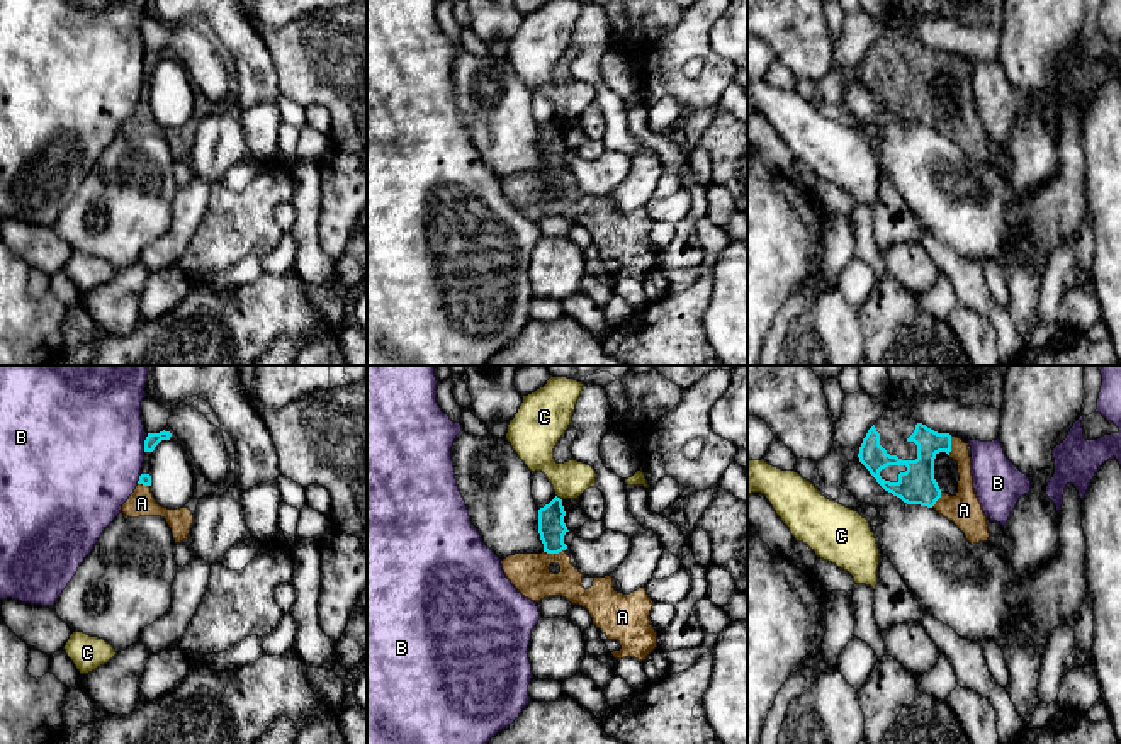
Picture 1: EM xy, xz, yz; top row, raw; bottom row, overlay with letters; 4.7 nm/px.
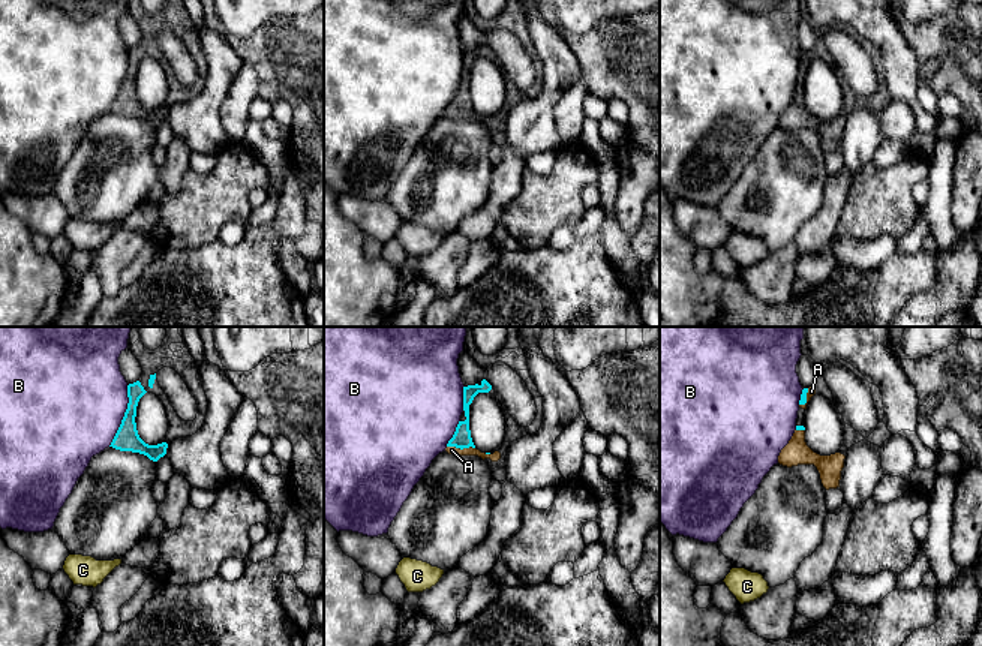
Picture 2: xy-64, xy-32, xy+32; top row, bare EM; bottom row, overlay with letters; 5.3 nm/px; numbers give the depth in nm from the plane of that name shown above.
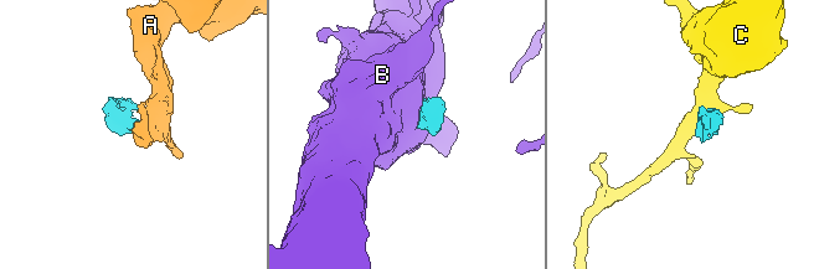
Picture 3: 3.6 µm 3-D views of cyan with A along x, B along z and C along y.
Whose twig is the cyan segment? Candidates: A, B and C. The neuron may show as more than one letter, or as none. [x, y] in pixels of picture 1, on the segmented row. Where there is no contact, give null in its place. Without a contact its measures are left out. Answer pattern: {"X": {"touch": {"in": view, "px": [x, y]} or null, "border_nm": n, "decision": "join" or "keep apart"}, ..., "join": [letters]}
{"A": {"touch": {"in": "xz", "px": [554, 552]}, "border_nm": 110, "decision": "join"}, "B": {"touch": {"in": "xy", "px": [145, 444]}, "border_nm": 70, "decision": "keep apart"}, "C": {"touch": {"in": "xz", "px": [559, 498]}, "border_nm": 40, "decision": "keep apart"}, "join": ["A"]}

